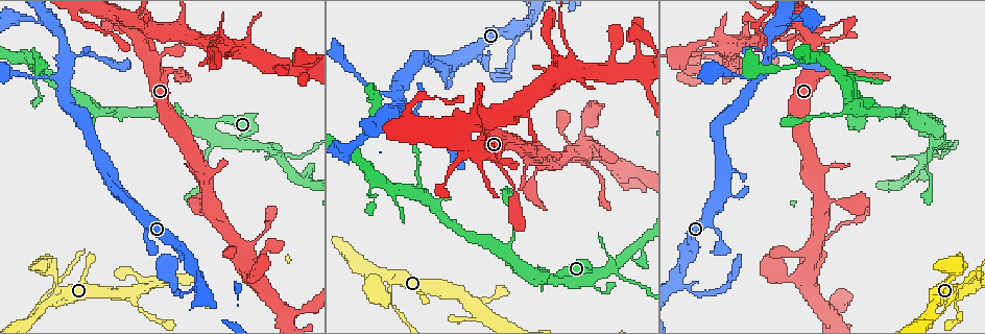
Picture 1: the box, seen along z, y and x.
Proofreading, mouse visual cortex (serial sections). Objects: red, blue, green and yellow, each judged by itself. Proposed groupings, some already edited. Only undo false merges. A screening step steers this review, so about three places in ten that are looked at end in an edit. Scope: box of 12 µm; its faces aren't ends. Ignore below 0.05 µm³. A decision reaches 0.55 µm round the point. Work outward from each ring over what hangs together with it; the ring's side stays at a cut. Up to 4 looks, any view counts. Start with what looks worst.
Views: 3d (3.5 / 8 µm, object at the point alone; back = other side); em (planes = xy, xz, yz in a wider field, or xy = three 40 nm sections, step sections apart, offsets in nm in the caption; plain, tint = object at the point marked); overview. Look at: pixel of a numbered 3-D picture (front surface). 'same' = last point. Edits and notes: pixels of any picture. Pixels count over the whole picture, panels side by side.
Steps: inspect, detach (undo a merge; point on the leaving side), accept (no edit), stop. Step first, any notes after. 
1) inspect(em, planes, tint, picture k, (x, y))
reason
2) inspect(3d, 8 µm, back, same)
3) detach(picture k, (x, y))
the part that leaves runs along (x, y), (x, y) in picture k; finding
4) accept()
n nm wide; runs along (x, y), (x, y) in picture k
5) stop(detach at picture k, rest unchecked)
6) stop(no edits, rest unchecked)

inspect(3d, 3.5 µm, picture 1, (206, 127))
four-way junction

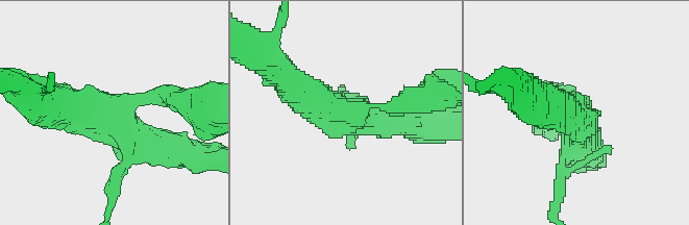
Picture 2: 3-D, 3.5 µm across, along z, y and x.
inspect(em, xy, step 1, tint, picture 2, (110, 115))

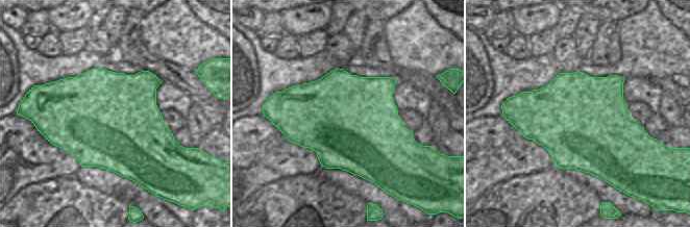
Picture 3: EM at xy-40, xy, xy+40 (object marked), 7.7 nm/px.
accept()
runs along (410, 102), (342, 115), (288, 80) in picture 2; continuous, no second cell

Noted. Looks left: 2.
inspect(3d, 3.5 µm, picture 1, (278, 152))
three arms meet

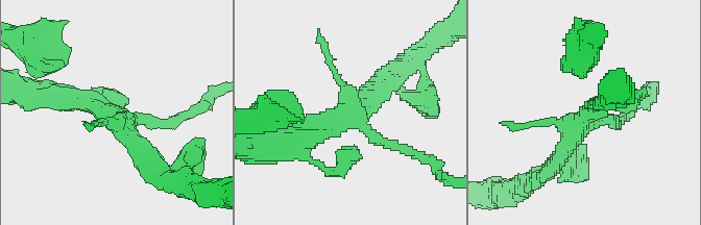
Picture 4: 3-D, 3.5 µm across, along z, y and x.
inspect(em, xy, step 3, tint, picture 4, (587, 118))
now the EM

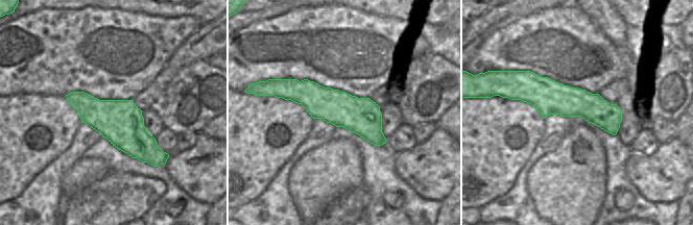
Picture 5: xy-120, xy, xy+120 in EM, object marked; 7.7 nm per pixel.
accept()
280 nm wide; runs along (280, 90), (350, 111), (383, 141) in picture 5; continuous, no second cell

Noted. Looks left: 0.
stop(no edits, rest unchecked)

